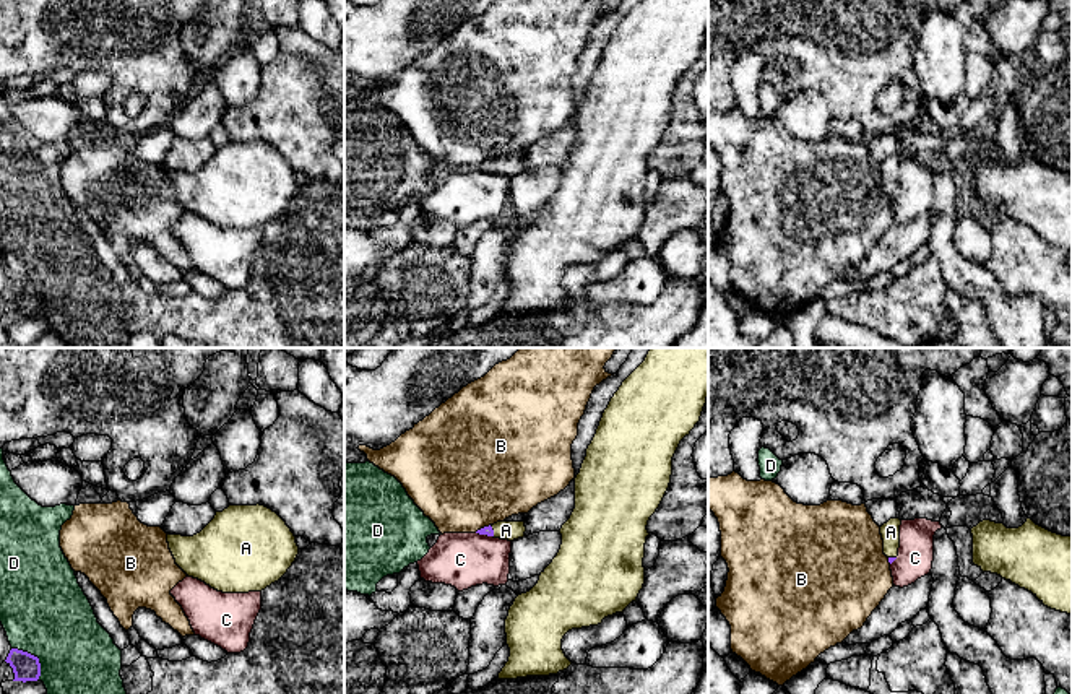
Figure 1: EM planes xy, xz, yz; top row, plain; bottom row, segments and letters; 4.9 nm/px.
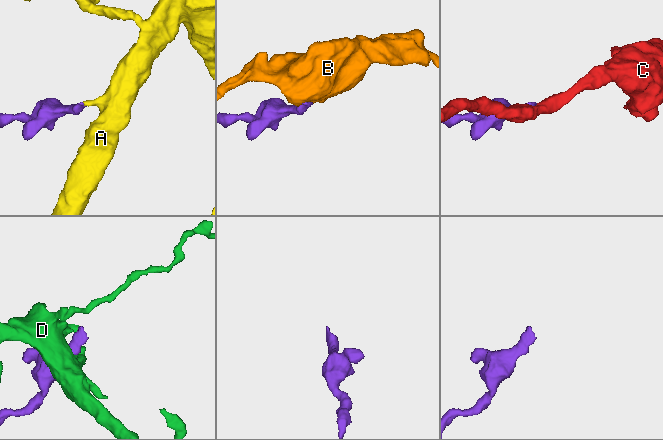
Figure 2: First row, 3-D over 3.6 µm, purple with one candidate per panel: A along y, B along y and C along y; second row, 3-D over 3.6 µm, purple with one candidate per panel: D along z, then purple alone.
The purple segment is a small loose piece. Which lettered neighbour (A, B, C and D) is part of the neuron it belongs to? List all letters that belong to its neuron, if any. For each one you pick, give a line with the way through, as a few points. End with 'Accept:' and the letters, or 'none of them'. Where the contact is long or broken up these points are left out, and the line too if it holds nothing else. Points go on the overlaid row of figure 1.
A: runs through xz (488, 530), (492, 530), (505, 530)
Accept: A

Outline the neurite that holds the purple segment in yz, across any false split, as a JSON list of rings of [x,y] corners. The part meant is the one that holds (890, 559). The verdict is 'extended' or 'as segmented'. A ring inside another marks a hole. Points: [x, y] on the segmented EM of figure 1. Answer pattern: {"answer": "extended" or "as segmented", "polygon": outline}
{"answer": "extended", "polygon": [[[890,518],[887,523],[880,527],[880,535],[884,540],[884,554],[888,557],[892,564],[898,556],[900,548],[900,518]]]}

